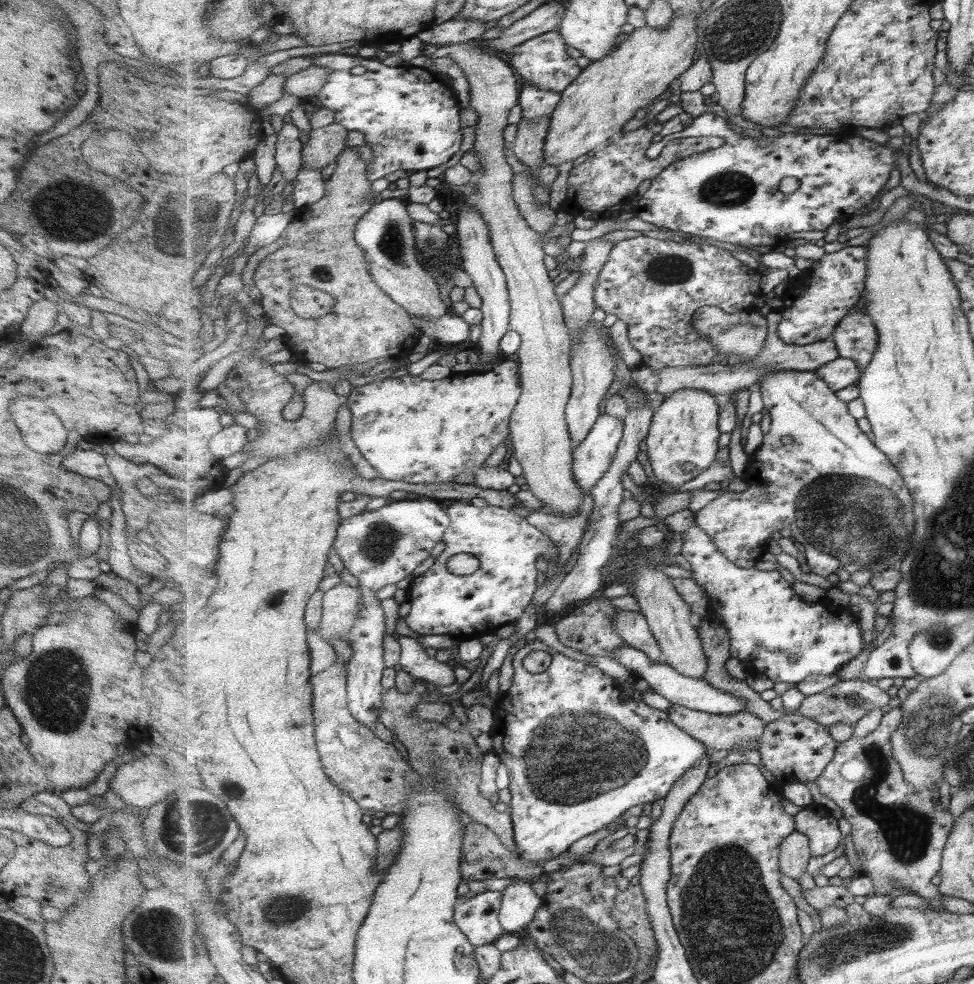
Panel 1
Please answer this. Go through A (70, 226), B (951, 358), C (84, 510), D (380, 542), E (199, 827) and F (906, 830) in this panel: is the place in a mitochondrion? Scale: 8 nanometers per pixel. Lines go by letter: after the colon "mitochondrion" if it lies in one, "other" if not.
A: mitochondrion
B: other
C: other
D: mitochondrion
E: mitochondrion
F: mitochondrion

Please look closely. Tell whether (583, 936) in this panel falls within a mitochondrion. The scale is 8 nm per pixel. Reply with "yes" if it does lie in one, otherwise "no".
yes

